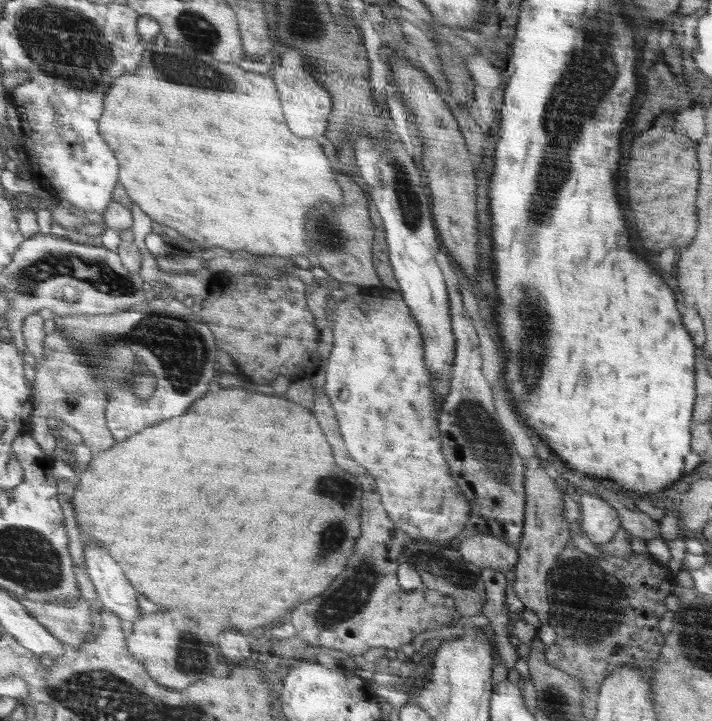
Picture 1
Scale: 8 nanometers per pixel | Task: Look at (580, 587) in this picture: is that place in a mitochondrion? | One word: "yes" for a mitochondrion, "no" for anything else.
yes

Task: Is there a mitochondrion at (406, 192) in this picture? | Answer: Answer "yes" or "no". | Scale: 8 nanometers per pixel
yes

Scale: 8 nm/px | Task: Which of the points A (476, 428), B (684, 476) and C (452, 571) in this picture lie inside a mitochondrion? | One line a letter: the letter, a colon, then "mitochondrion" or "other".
A: mitochondrion
B: other
C: mitochondrion

